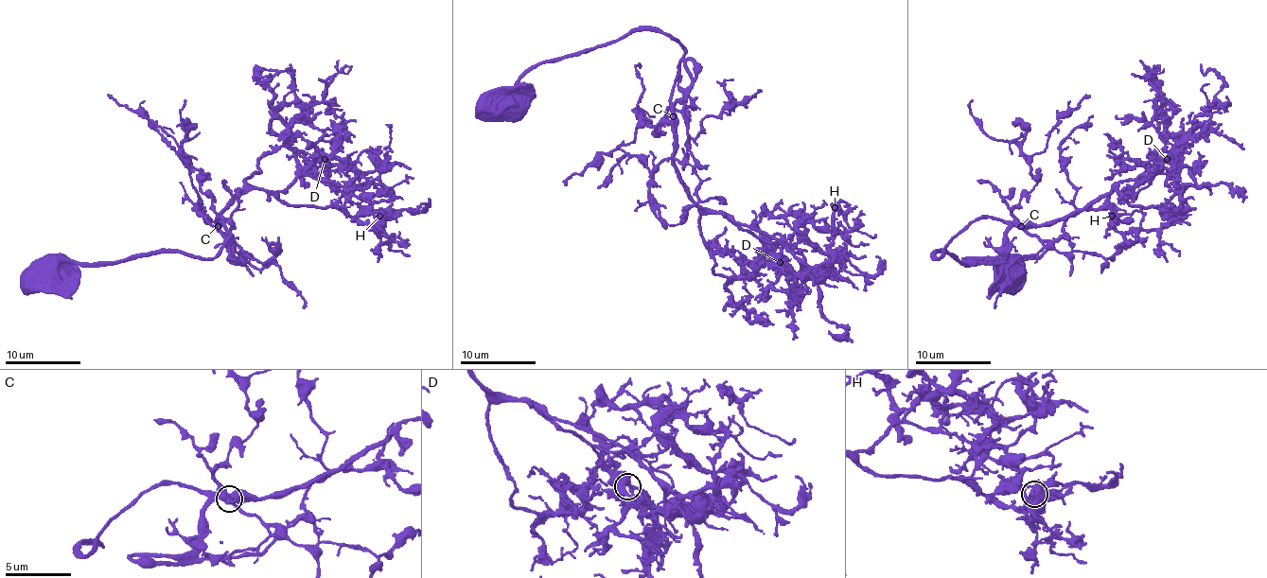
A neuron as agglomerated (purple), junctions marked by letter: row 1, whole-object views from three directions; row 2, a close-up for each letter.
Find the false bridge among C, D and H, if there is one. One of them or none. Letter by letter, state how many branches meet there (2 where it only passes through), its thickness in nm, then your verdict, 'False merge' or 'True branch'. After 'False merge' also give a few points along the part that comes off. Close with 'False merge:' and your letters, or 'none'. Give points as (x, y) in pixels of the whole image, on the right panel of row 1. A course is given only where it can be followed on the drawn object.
C: Branches: 2. Thickness 500 nm. True branch
D: Branches: 2. Thickness 550 nm. True branch
H: Branches: 2. Thickness 500 nm. True branch
False merge: none

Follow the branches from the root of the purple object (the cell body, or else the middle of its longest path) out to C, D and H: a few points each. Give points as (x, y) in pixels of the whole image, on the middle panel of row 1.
C: (488, 107), (539, 63), (606, 46), (632, 31), (655, 29), (668, 33), (685, 50), (672, 92), (672, 116)
D: (488, 107), (539, 63), (632, 31), (668, 33), (685, 50), (672, 92), (679, 183), (780, 262)
H: (488, 107), (539, 63), (662, 31), (685, 50), (672, 113), (687, 194), (808, 266), (829, 258), (835, 207)

